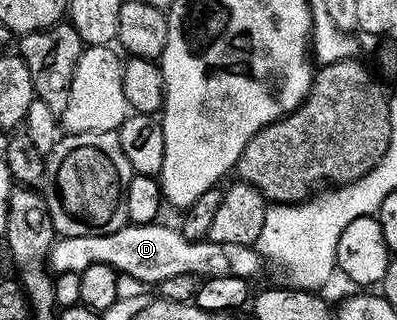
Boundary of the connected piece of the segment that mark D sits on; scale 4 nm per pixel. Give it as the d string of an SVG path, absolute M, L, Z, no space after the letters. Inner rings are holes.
M131 224L112 234L85 235L68 238L63 236L50 249L49 268L56 273L77 273L92 264L108 264L115 271L129 275L144 283L157 285L169 277L192 274L196 277L238 276L249 280L259 273L264 260L251 244L208 240L191 240L183 237L181 230L153 224Z

